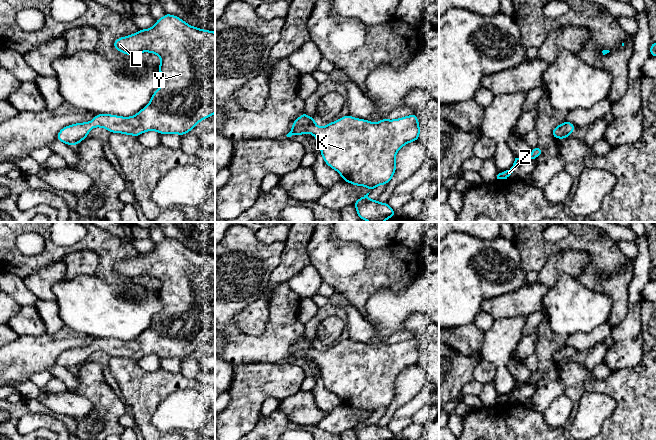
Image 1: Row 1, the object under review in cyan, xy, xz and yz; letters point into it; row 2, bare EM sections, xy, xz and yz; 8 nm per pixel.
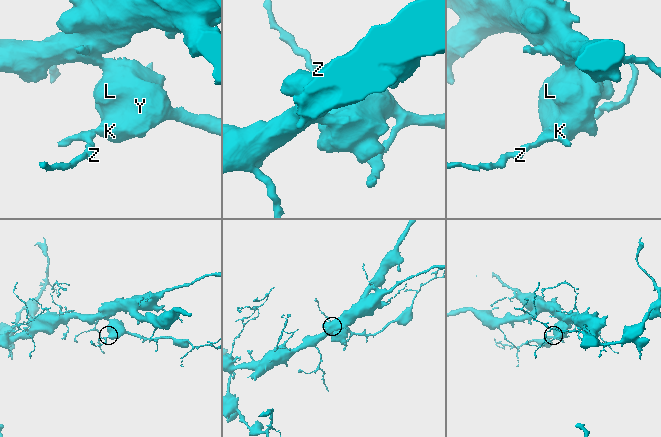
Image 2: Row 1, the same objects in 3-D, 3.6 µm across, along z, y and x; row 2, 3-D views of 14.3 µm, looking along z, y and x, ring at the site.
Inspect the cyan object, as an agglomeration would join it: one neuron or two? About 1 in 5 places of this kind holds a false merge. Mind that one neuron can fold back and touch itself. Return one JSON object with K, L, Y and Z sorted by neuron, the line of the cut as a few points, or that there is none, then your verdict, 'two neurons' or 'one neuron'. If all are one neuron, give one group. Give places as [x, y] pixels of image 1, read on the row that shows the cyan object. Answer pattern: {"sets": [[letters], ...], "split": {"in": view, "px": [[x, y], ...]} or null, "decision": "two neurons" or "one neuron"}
{"sets": [["K", "L", "Y", "Z"]], "split": null, "decision": "one neuron"}

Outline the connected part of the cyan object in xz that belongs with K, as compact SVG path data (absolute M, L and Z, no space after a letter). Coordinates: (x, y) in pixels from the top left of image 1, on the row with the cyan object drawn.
M305 111L292 123L292 130L286 135L304 135L311 133L320 145L320 153L324 162L336 170L342 180L356 185L365 186L370 192L379 185L387 185L396 172L396 154L408 143L417 141L420 126L416 114L388 120L383 118L377 123L358 119L347 115L336 122L330 122L325 127L318 127L314 117L309 117Z

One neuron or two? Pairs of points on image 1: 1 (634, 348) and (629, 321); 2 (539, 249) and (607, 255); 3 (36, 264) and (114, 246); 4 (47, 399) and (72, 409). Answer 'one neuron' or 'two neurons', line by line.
1: one neuron
2: one neuron
3: one neuron
4: one neuron

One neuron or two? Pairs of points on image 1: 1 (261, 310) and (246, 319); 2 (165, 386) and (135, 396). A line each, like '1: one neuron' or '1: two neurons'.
1: one neuron
2: one neuron

